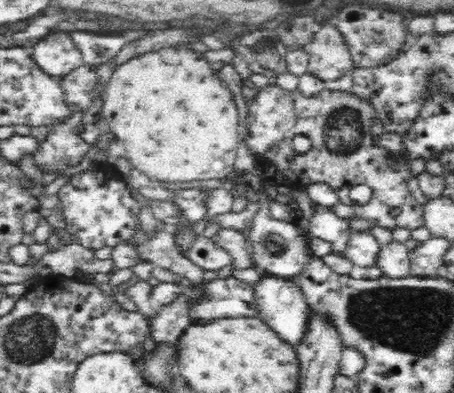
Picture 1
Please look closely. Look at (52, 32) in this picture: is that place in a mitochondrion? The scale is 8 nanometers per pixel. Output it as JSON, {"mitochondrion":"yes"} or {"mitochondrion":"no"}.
{"mitochondrion":"no"}

